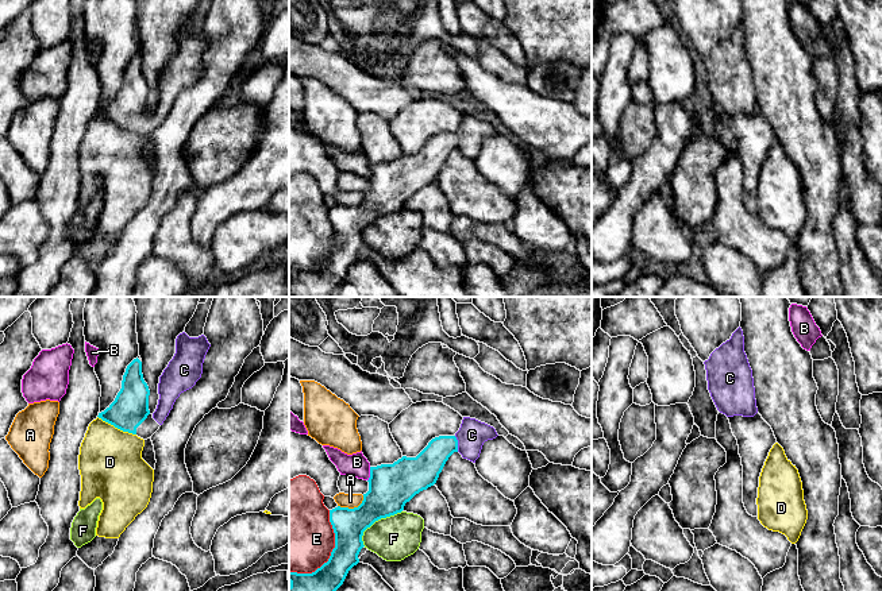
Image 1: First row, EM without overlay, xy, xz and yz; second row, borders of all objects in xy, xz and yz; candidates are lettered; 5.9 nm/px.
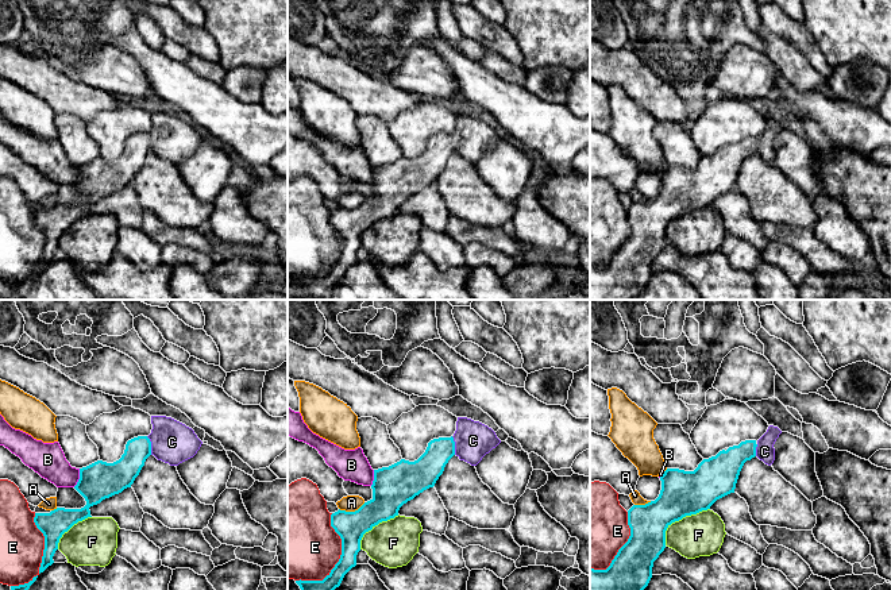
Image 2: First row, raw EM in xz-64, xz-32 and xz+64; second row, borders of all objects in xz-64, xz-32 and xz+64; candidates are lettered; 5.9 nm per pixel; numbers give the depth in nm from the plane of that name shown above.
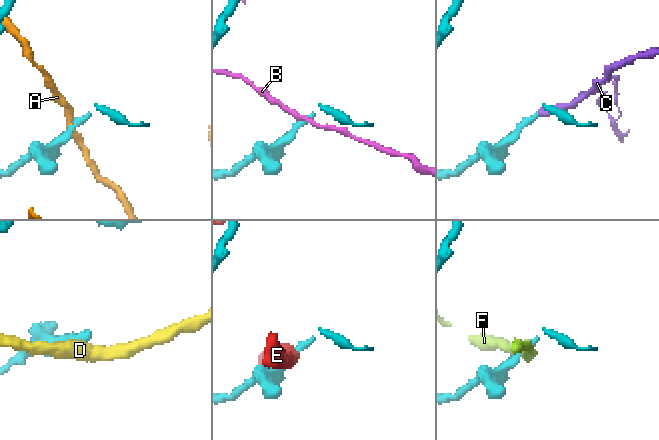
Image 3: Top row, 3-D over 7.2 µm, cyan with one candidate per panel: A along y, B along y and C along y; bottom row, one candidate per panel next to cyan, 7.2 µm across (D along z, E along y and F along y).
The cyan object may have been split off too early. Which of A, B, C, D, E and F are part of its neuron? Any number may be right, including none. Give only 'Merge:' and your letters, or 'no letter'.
Merge: C

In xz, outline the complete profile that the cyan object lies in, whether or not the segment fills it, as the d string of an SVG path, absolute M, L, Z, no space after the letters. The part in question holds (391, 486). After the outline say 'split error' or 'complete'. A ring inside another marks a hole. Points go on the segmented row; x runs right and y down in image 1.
M463 417L454 436L439 436L416 456L403 456L393 464L370 467L369 491L358 507L330 510L335 548L327 563L312 573L289 572L289 591L336 591L348 571L359 563L363 532L375 521L401 513L416 494L434 486L454 452L473 463L482 445L496 439L496 429L475 418Z; split error

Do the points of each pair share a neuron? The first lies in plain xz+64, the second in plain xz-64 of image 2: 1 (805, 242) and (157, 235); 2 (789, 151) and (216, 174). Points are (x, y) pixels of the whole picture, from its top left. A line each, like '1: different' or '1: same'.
1: same
2: same

